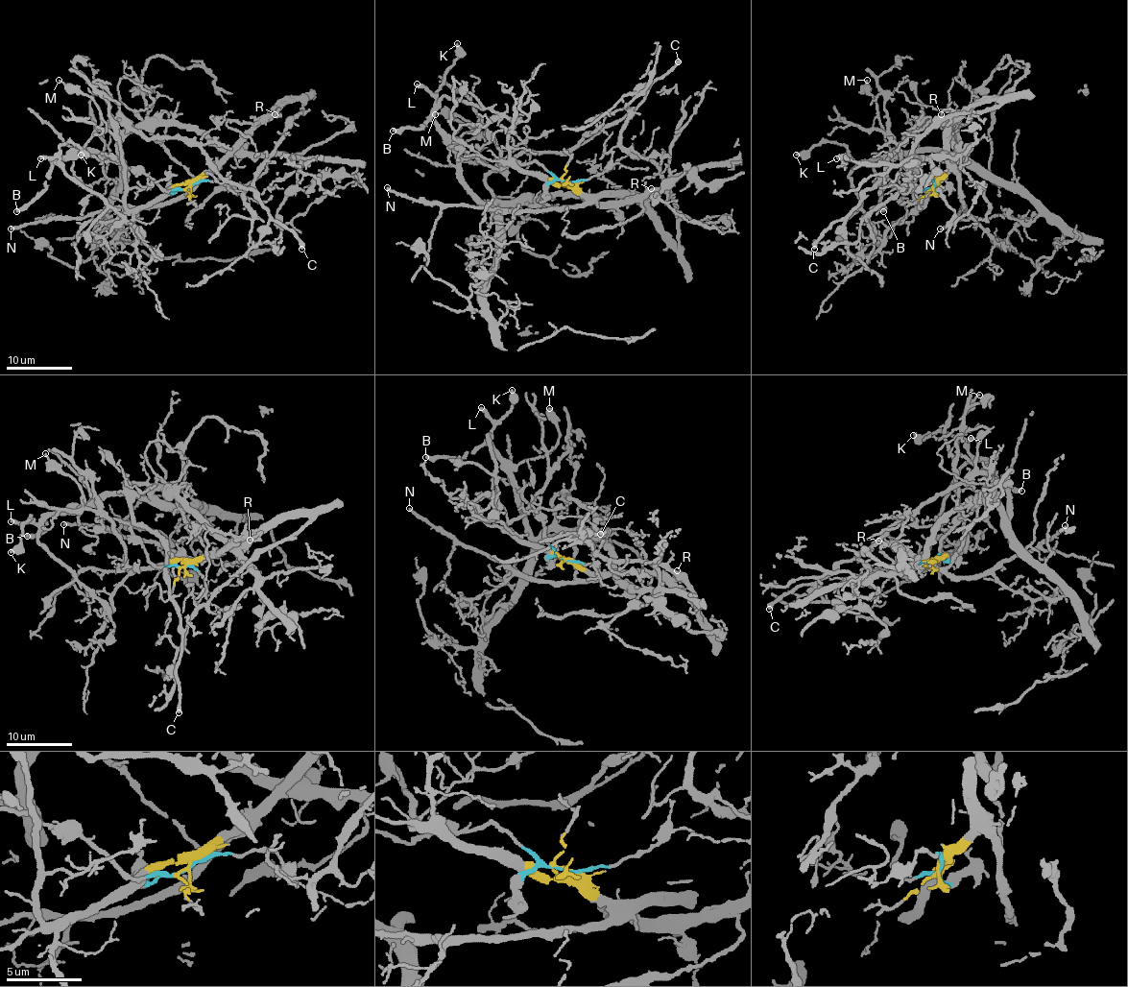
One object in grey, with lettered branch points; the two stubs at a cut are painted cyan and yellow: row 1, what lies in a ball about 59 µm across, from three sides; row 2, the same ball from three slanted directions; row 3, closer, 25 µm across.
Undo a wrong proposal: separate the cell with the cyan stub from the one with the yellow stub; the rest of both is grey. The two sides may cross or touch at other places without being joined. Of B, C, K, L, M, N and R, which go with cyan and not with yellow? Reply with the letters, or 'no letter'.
B, C, K, L, M

